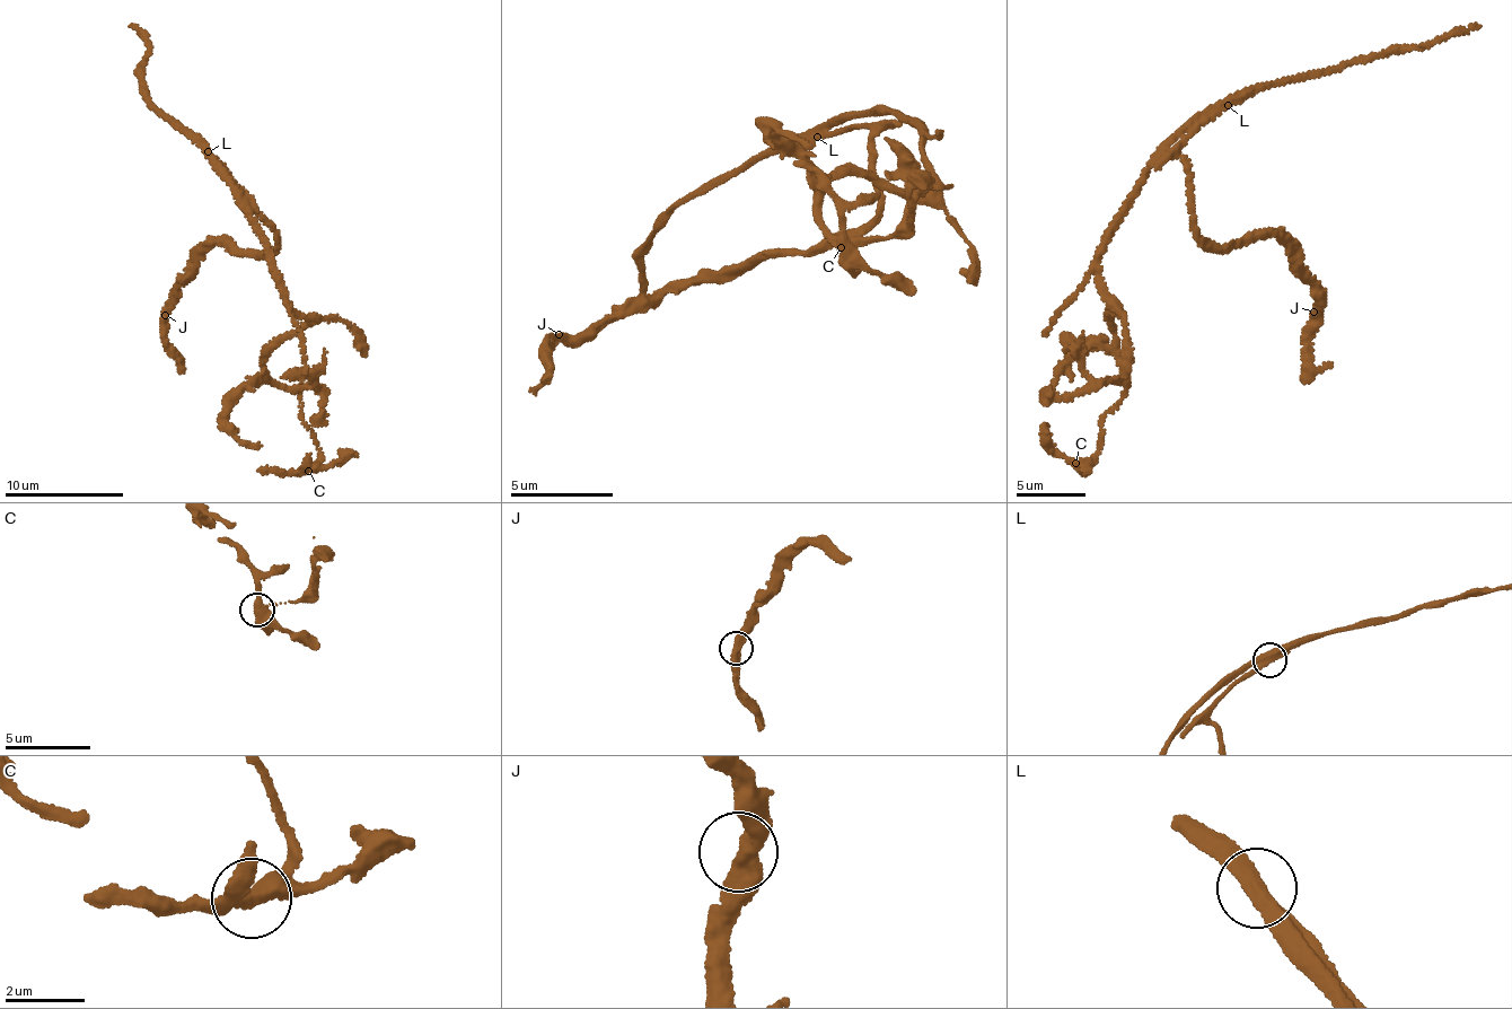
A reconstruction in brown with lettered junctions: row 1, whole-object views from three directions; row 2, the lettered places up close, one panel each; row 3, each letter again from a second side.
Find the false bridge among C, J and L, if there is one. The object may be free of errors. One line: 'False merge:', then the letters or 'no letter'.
False merge: L

